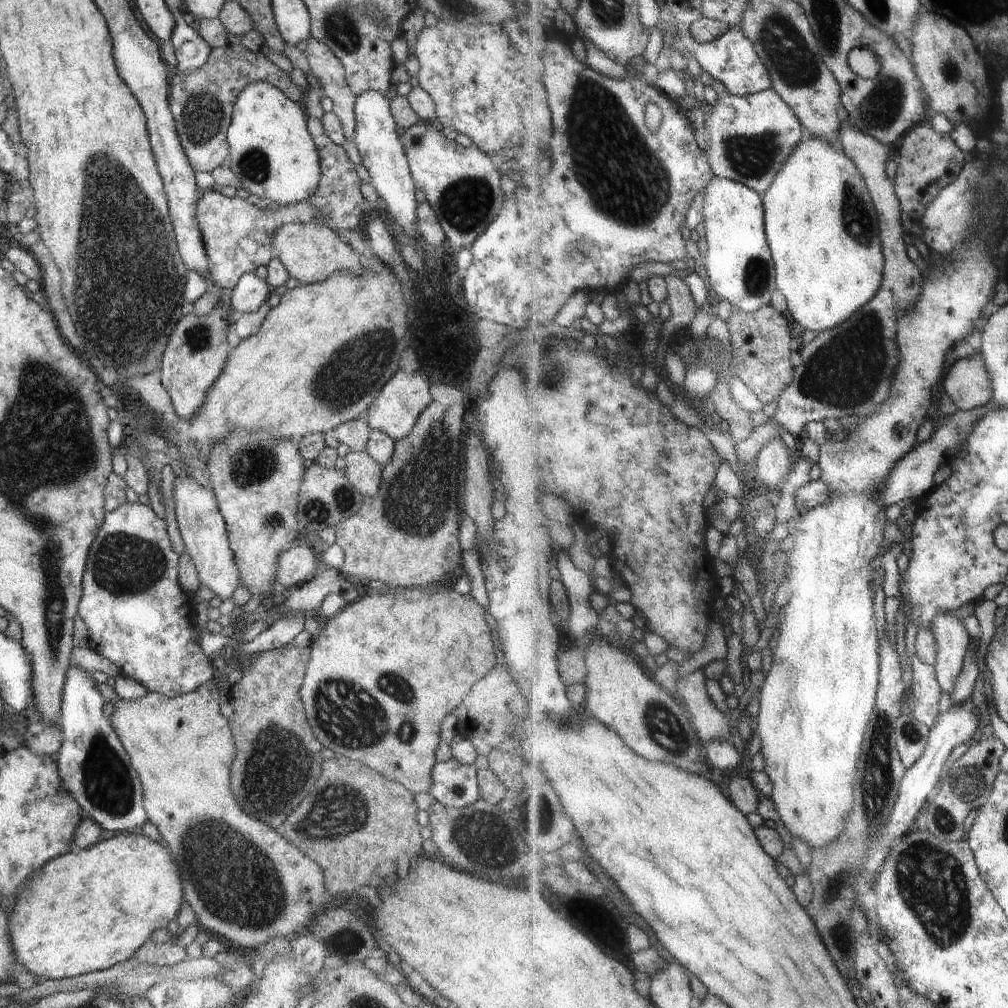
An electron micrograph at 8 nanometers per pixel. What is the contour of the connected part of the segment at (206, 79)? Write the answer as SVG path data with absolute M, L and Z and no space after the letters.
M227 43L211 49L207 61L194 72L183 75L177 70L169 86L169 109L184 152L195 171L211 172L221 167L230 152L227 130L239 92L254 81L264 81L279 88L290 100L302 104L305 92L292 83L290 74L268 59L263 50L250 51L242 45Z

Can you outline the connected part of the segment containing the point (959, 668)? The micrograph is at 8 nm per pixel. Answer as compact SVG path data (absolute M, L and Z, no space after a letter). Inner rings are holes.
M941 613L935 620L934 630L939 642L937 677L943 688L942 711L955 704L952 698L957 684L965 670L965 660L975 640L970 637L968 628L958 618L958 614Z

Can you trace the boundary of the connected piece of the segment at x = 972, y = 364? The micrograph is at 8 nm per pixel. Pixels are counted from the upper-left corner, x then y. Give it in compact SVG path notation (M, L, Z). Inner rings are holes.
M978 349L972 360L960 358L949 368L944 380L944 391L958 409L980 409L990 404L995 397L993 376L984 358Z

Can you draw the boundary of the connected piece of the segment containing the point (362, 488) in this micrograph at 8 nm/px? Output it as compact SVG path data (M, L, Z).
M350 451L344 458L346 478L363 497L375 497L381 487L382 467L366 452Z

